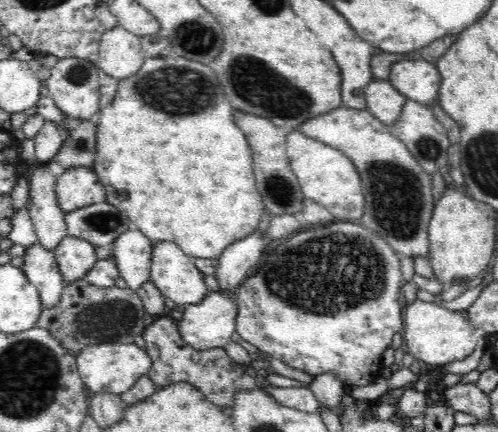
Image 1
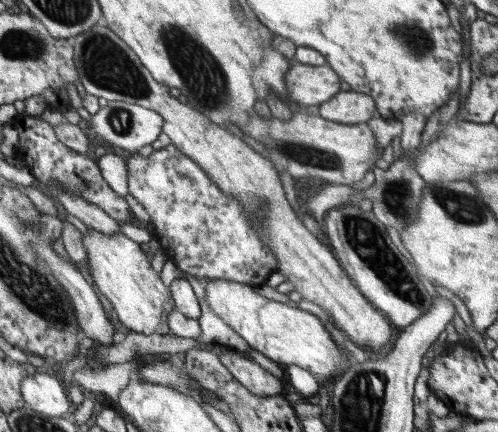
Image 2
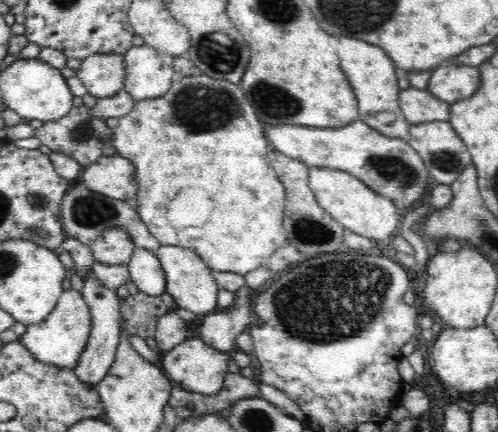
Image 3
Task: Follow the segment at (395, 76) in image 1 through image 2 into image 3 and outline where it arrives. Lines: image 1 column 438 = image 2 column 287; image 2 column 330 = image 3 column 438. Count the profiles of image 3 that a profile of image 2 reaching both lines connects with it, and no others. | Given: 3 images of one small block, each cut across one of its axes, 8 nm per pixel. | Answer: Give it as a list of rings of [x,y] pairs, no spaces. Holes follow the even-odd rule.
[[[442,64],[432,72],[428,92],[442,102],[454,104],[470,98],[480,88],[480,68],[462,64]]]

